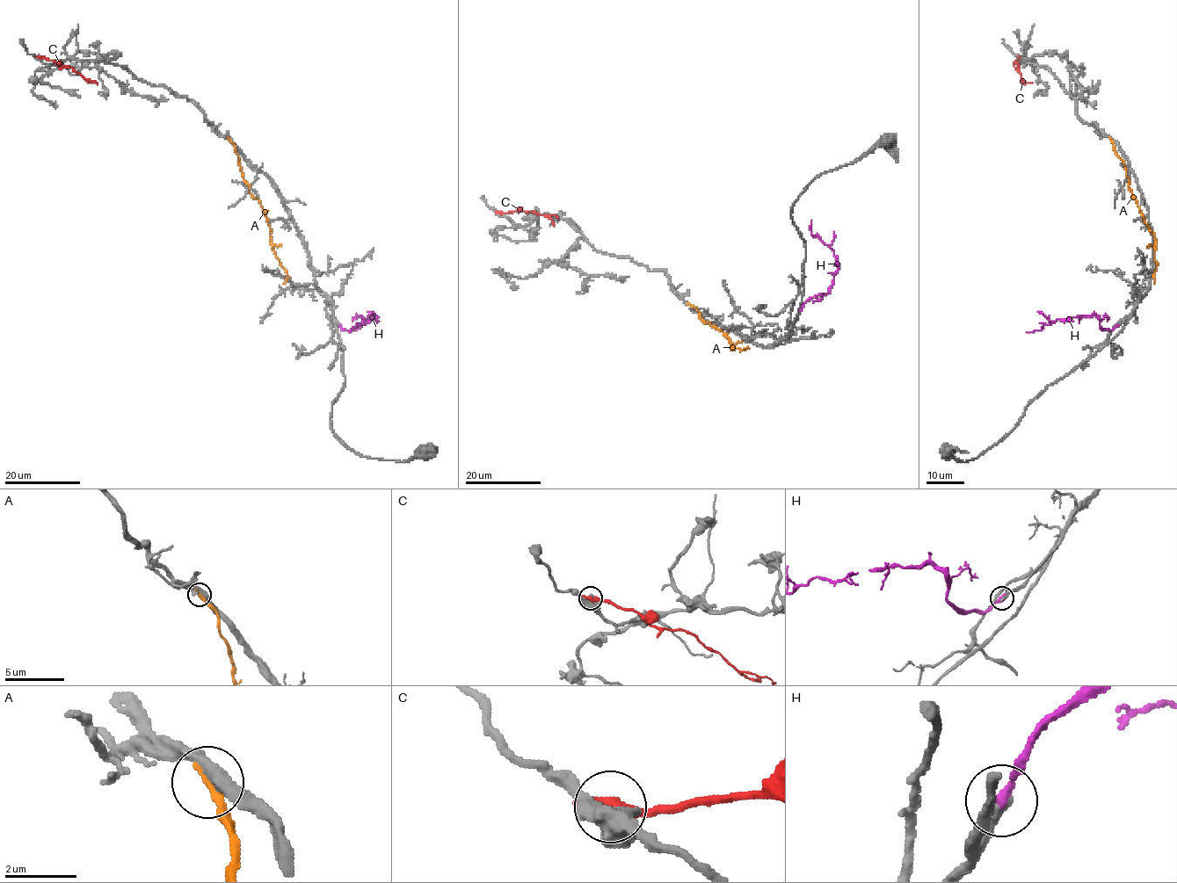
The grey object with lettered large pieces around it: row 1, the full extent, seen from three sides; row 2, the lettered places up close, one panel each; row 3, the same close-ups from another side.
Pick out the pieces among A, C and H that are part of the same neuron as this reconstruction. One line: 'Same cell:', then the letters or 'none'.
Same cell: H

